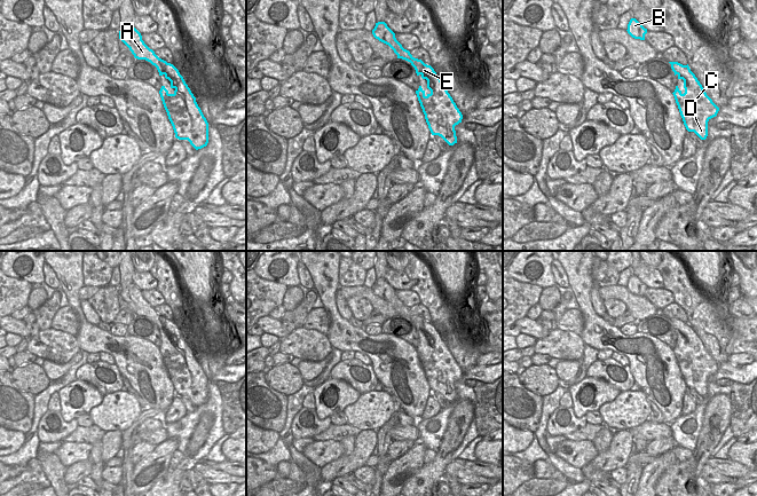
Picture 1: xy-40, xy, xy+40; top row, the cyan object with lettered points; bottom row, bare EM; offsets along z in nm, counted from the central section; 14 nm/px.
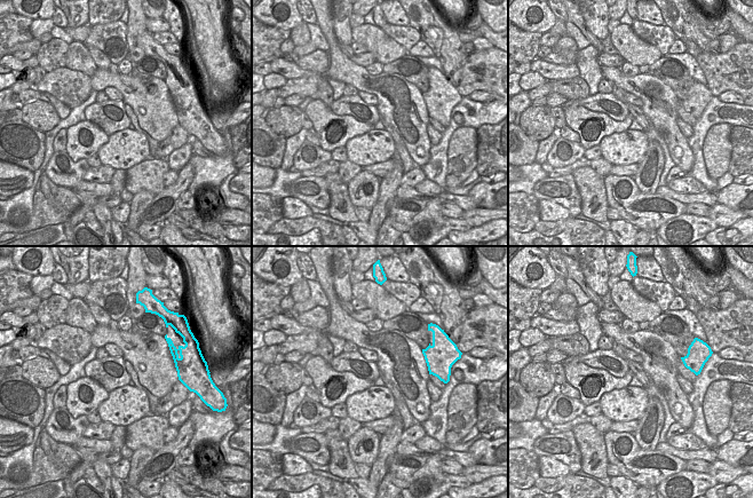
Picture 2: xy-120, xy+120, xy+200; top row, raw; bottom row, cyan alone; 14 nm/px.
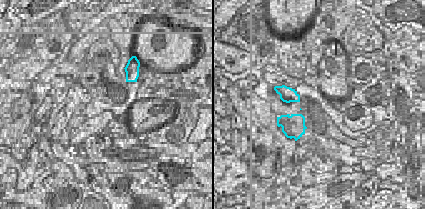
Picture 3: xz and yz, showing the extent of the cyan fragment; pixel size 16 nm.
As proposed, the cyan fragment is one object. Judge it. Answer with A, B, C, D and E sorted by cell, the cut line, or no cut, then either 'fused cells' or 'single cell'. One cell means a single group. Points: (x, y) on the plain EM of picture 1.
A B C D E; no cut; single cell

